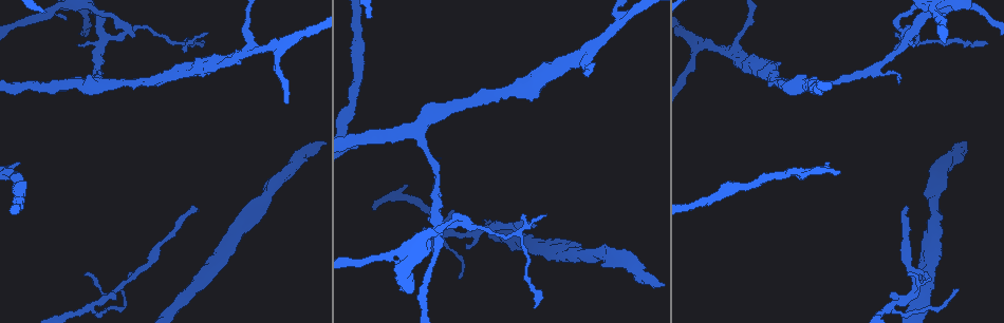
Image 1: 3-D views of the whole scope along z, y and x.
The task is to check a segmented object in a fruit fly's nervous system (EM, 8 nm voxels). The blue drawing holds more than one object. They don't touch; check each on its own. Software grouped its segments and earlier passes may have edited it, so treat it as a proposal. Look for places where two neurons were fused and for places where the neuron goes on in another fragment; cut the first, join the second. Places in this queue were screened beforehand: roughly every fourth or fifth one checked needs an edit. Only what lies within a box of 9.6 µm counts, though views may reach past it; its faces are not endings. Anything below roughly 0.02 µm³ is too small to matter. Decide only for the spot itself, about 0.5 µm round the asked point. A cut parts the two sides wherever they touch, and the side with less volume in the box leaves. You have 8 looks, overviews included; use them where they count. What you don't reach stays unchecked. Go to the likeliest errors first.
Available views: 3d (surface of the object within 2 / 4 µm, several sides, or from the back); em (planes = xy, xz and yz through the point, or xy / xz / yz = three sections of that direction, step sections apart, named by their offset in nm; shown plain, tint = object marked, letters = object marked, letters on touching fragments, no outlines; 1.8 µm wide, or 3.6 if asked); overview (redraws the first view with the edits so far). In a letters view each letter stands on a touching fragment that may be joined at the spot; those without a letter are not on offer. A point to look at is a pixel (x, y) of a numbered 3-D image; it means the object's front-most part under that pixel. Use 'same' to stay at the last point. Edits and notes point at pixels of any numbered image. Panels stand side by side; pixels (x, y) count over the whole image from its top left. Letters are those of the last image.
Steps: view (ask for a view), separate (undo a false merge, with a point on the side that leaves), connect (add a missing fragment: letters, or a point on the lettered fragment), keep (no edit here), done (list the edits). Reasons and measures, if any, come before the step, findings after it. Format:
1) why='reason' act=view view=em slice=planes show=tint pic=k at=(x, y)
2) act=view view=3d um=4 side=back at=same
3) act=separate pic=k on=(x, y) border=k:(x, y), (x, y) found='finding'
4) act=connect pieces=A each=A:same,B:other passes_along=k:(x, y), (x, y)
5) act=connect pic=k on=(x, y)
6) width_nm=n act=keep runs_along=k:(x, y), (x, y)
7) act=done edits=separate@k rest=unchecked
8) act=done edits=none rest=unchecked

why='an open end' act=view view=3d um=4 pic=1 at=(908, 208)

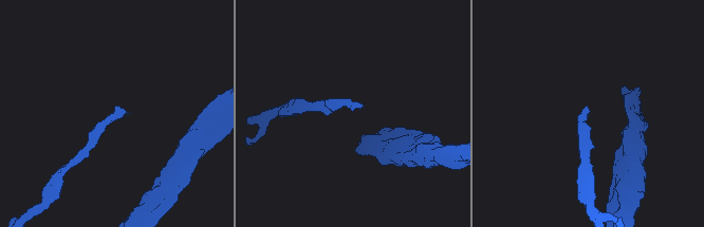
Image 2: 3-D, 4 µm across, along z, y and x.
act=view view=em slice=xy step=4 show=letters pic=2 at=(585, 107)

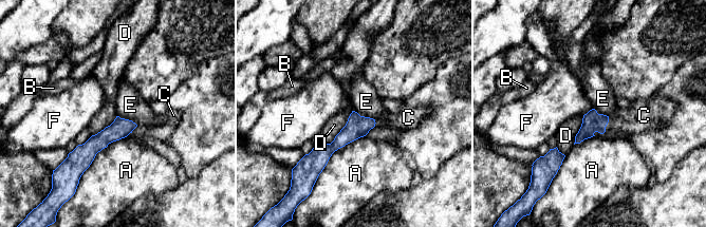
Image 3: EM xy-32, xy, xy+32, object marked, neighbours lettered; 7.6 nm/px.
act=connect pieces=C each=A:other,B:other,C:same,D:other,E:other,F:other passes_along=3:(592, 121), (608, 121), (639, 117) found='it goes on there'

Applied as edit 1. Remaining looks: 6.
why='tapers out' act=view view=em um=3.6 slice=planes show=letters pic=1 at=(889, 296)

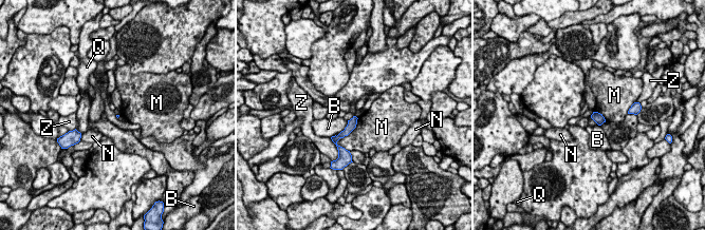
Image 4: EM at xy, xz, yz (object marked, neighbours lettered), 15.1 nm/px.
act=keep each=B:other,M:other,N:other,Q:other,Z:other found='no lettered fragment goes on from it'

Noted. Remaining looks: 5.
why='branch stops here' act=view view=em slice=planes show=letters pic=1 at=(17, 161)

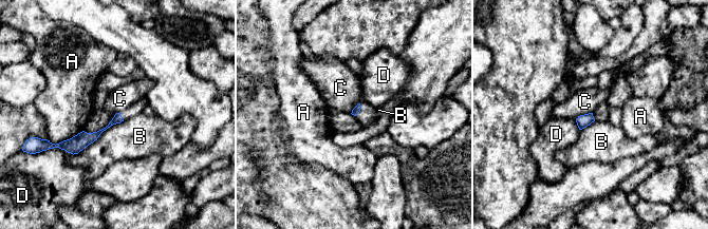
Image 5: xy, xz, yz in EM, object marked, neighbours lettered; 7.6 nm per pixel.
act=keep each=A:other,B:other,C:other,D:other runs_along=5:(118, 117), (95, 135), (63, 147) found='none of them fits'

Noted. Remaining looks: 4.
act=done edits=connect@3 rest=unchecked

